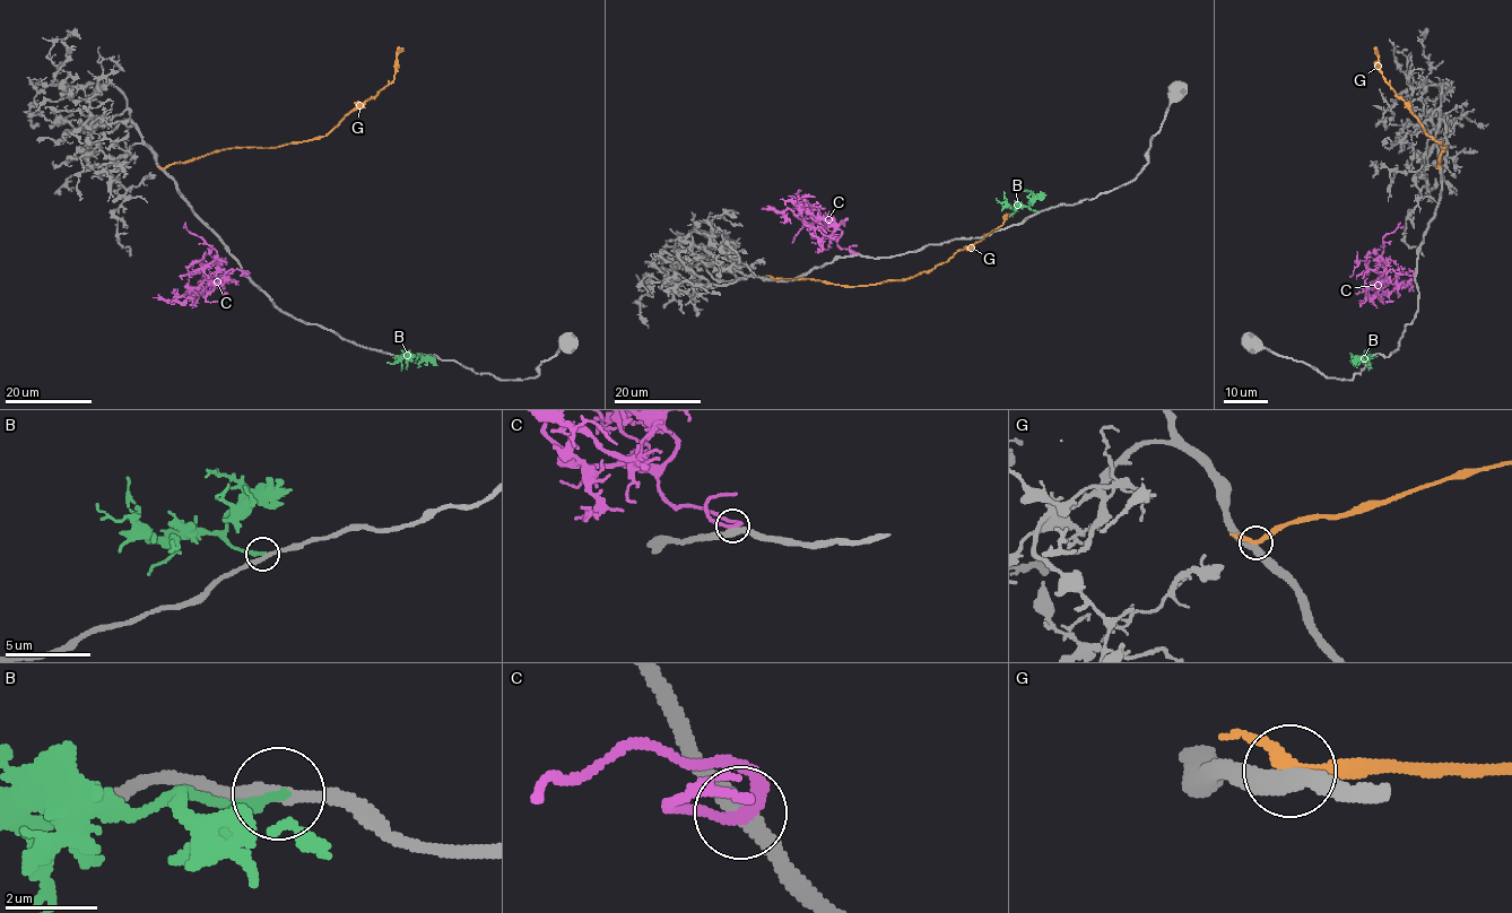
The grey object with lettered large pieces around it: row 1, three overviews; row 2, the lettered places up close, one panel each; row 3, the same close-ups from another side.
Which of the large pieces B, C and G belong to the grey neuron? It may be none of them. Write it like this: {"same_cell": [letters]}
{"same_cell": []}

